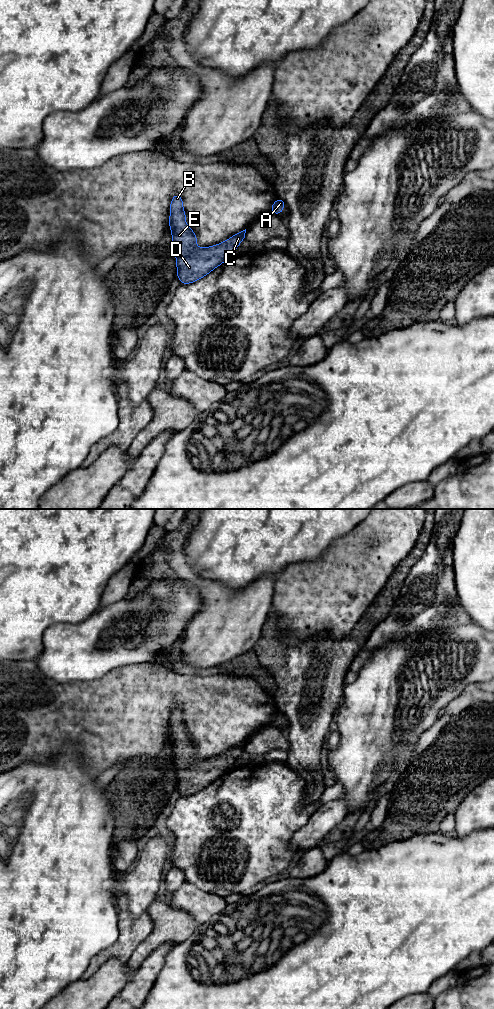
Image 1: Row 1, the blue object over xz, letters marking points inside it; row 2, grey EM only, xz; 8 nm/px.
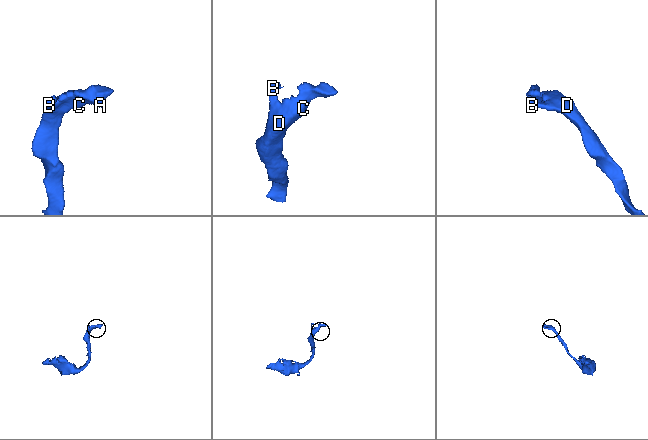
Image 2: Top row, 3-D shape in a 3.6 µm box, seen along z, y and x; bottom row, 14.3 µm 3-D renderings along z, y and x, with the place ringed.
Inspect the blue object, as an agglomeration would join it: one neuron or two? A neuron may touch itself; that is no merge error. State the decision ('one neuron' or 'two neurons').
one neuron

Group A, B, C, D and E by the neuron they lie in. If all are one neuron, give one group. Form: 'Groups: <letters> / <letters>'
Groups: A B C D E

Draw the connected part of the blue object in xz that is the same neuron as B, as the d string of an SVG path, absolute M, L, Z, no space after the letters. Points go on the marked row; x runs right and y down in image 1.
M175 194L170 205L169 227L174 242L177 277L181 284L190 284L225 262L244 240L246 229L220 244L199 248L195 245L197 236L185 221L182 197Z

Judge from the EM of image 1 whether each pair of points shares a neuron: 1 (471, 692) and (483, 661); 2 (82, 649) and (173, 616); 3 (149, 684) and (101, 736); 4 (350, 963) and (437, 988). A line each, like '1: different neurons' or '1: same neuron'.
1: different neurons
2: same neuron
3: same neuron
4: different neurons

